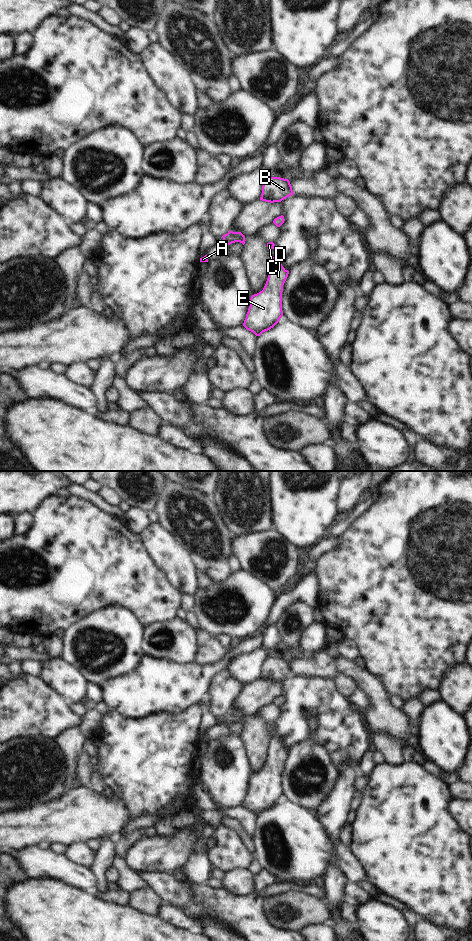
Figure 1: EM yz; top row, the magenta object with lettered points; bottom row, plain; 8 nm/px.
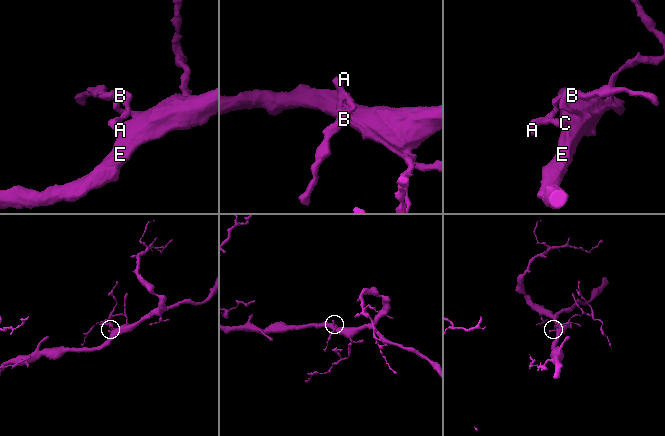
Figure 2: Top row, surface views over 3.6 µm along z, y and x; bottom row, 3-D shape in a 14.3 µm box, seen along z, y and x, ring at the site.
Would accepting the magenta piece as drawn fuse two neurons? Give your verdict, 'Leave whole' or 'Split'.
Split.

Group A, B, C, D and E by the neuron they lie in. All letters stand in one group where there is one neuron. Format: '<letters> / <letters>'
A C D E / B

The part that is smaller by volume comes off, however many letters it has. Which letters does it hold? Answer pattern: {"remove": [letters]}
{"remove": ["B"]}

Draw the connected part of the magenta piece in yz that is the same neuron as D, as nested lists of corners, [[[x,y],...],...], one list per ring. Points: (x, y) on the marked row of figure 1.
[[[276,256],[271,258],[266,284],[262,291],[251,296],[243,323],[256,336],[273,328],[283,316],[282,292],[288,274]]]

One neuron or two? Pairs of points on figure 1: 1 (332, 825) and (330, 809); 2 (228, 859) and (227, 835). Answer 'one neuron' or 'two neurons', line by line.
1: one neuron
2: one neuron

